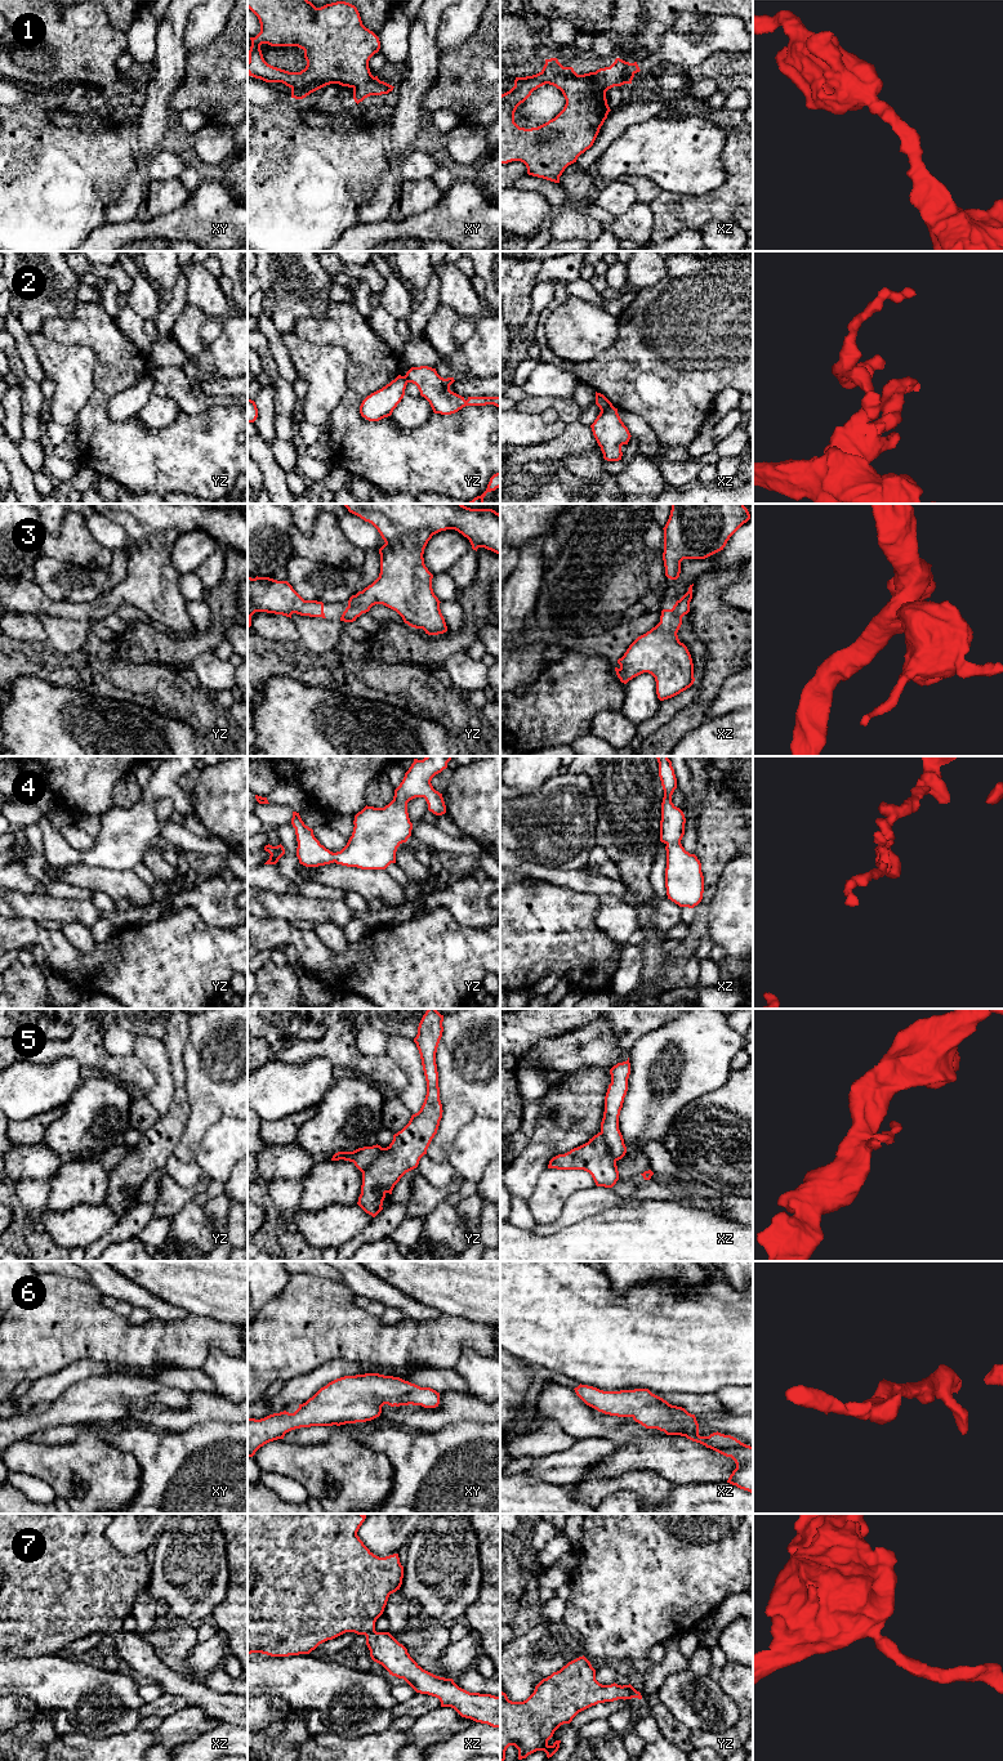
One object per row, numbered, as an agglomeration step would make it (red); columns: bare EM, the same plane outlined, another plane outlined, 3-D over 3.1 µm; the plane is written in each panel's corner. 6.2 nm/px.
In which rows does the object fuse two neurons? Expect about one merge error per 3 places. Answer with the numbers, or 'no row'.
2, 5

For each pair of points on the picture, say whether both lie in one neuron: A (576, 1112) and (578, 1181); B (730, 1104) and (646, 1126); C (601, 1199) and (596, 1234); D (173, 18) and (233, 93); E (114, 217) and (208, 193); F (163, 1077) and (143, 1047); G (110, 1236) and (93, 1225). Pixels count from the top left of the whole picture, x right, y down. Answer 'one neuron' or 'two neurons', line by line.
A: two neurons
B: two neurons
C: two neurons
D: two neurons
E: two neurons
F: one neuron
G: two neurons

